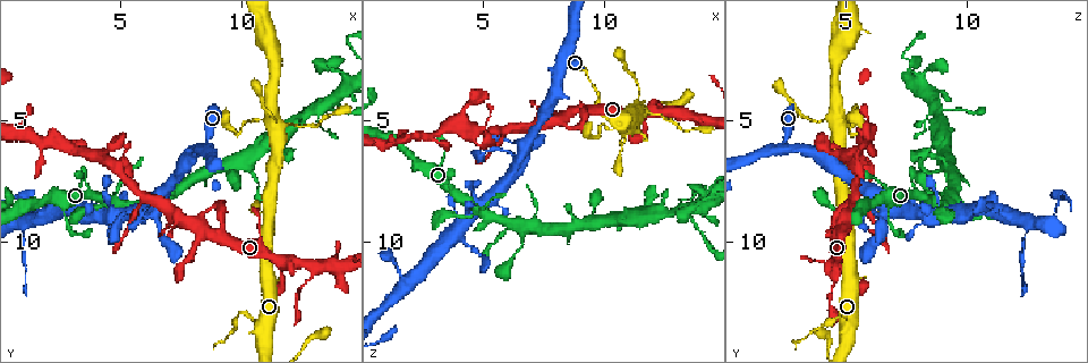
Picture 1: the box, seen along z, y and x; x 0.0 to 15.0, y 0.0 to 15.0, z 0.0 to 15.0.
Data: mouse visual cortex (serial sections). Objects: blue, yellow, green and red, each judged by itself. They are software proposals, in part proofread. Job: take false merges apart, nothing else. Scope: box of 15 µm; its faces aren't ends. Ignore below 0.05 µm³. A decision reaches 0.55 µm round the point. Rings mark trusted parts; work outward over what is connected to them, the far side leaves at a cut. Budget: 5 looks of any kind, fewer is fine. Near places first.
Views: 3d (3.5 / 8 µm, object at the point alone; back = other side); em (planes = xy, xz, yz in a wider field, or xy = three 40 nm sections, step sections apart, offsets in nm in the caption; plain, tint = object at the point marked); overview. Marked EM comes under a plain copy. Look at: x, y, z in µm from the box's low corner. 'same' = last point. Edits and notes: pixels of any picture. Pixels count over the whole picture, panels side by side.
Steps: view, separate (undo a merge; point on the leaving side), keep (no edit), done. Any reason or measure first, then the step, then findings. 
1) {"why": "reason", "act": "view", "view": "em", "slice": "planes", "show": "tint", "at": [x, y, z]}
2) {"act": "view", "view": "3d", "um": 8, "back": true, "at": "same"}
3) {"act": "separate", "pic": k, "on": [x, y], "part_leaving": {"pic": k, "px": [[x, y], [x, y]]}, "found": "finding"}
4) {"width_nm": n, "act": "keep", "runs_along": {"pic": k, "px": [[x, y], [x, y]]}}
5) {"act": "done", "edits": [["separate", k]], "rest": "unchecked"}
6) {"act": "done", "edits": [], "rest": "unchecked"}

{"why": "thick turns thin", "act": "view", "view": "3d", "um": 8, "at": [12.1, 5.2, 4.8]}

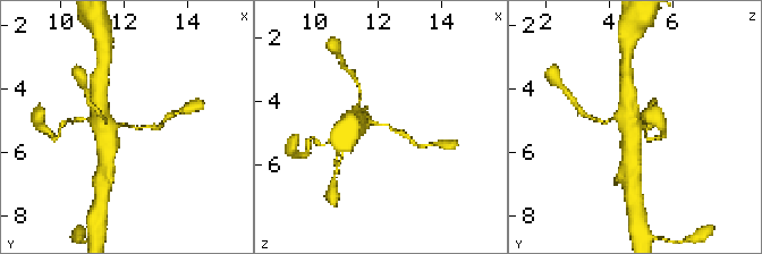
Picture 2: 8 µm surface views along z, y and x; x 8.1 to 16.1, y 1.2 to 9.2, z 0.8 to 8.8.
{"act": "view", "view": "em", "slice": "xy", "step": 1, "show": "tint", "at": [12.1, 5.2, 4.7]}

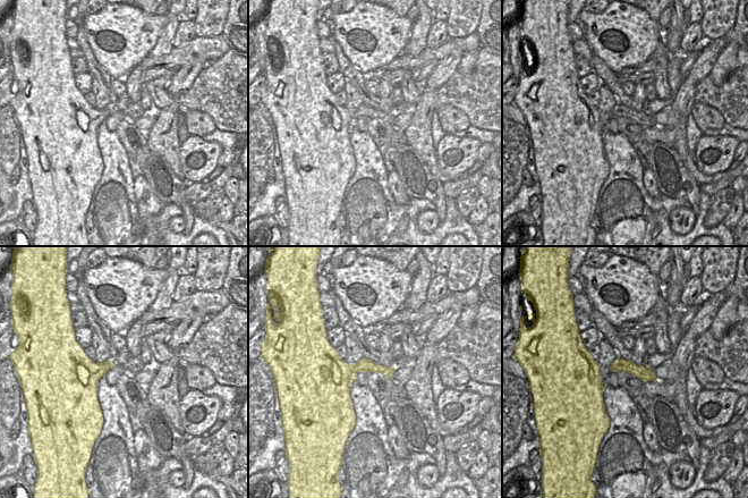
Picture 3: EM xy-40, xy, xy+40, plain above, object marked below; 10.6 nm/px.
{"arm_widths_nm": [200, 700], "act": "keep", "runs_along": {"pic": 2, "px": [[360, 124], [386, 125], [408, 138]]}, "found": "one cell here"}

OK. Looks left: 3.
{"why": "narrows sharply", "act": "view", "view": "3d", "um": 8, "at": [10.0, 5.5, 5.2]}

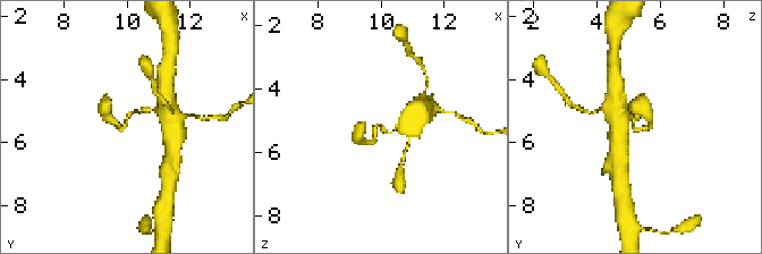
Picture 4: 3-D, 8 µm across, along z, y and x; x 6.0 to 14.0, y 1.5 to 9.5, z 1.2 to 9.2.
{"arm_widths_nm": [150, 250], "act": "view", "view": "em", "slice": "planes", "show": "tint", "at": [9.9, 5.5, 5.2]}

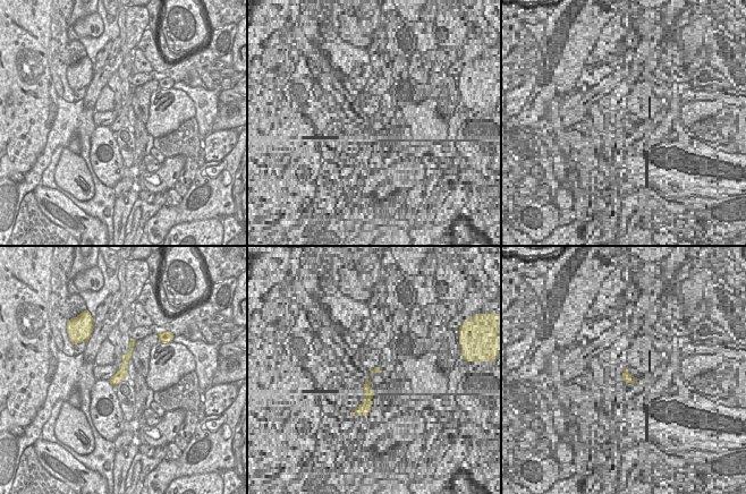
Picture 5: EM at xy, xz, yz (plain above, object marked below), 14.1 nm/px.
{"act": "keep", "runs_along": {"pic": 4, "px": [[146, 110], [129, 112], [120, 129], [109, 117]]}, "found": "one cell here"}

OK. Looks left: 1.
{"act": "done", "edits": [], "rest": "unchecked"}

